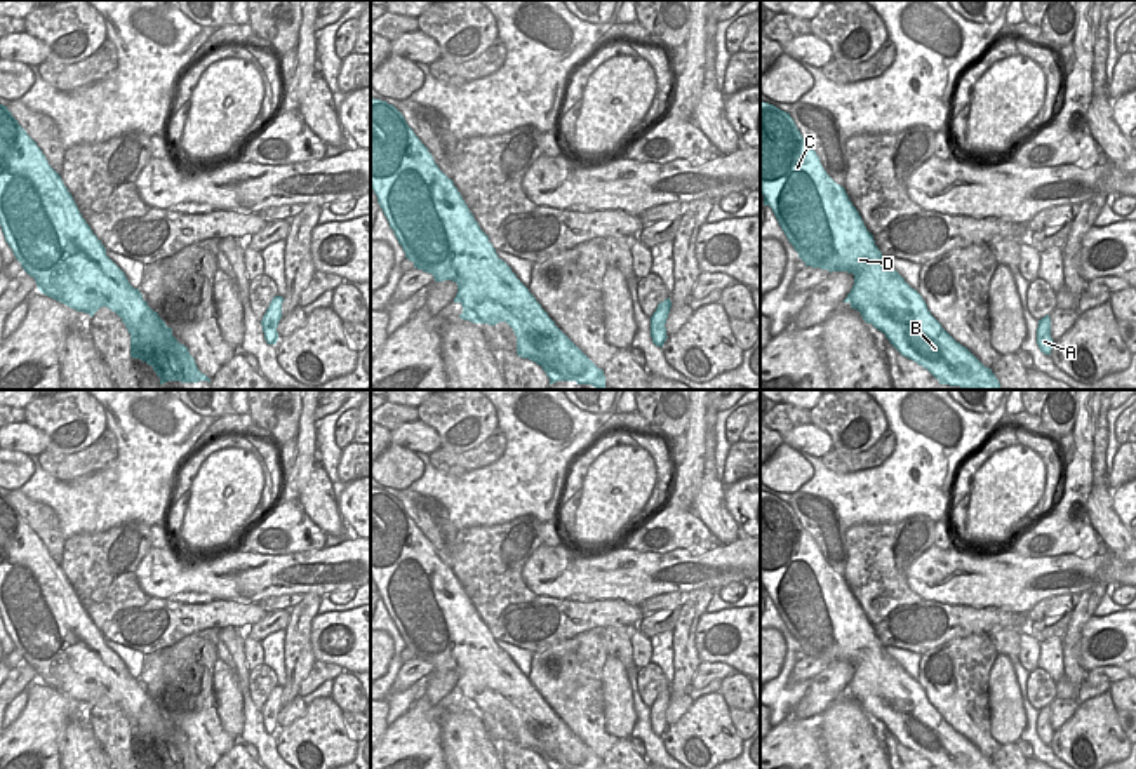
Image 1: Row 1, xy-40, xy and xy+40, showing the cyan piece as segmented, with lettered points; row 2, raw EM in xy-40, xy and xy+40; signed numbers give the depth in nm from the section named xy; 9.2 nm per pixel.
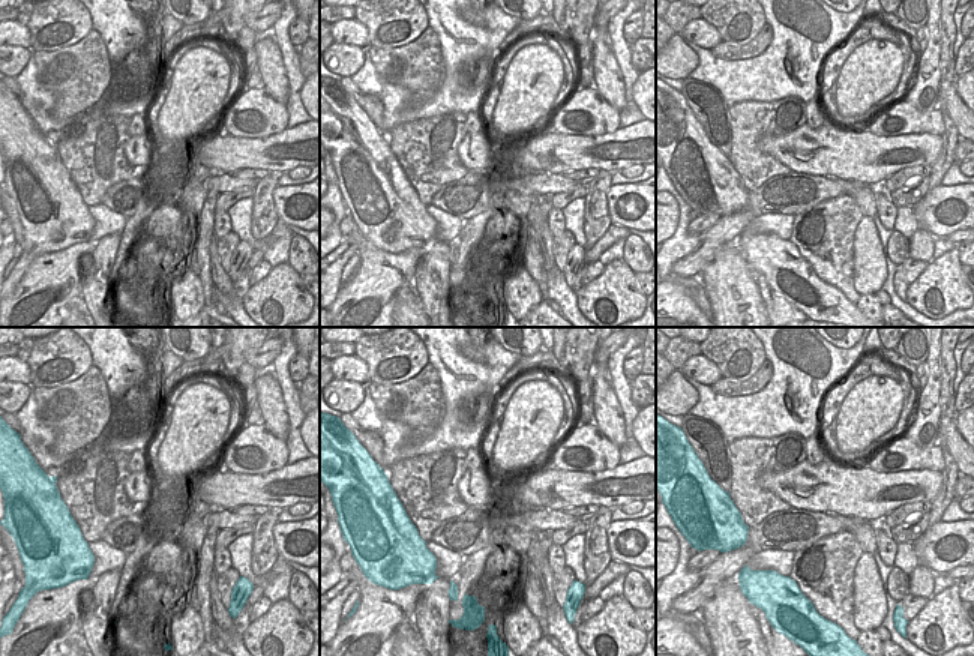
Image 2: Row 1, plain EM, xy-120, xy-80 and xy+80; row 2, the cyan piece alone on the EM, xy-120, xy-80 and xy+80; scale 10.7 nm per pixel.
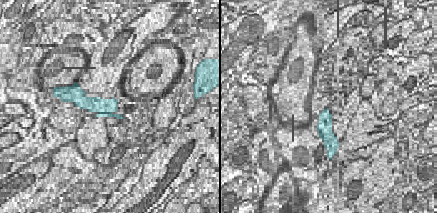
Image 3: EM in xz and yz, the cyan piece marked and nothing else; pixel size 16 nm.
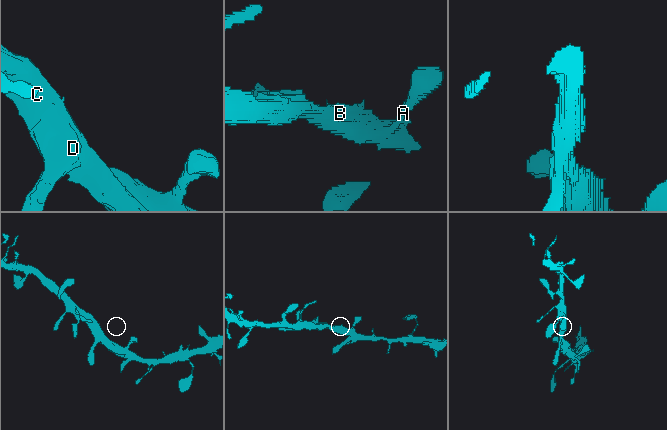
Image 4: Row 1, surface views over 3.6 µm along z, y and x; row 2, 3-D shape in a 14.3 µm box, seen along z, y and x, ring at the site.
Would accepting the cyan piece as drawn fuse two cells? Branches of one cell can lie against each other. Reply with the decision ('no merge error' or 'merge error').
no merge error

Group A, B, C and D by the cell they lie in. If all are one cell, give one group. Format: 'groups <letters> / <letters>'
groups A B C D

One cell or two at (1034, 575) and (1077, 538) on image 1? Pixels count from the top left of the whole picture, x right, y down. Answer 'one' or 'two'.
two

